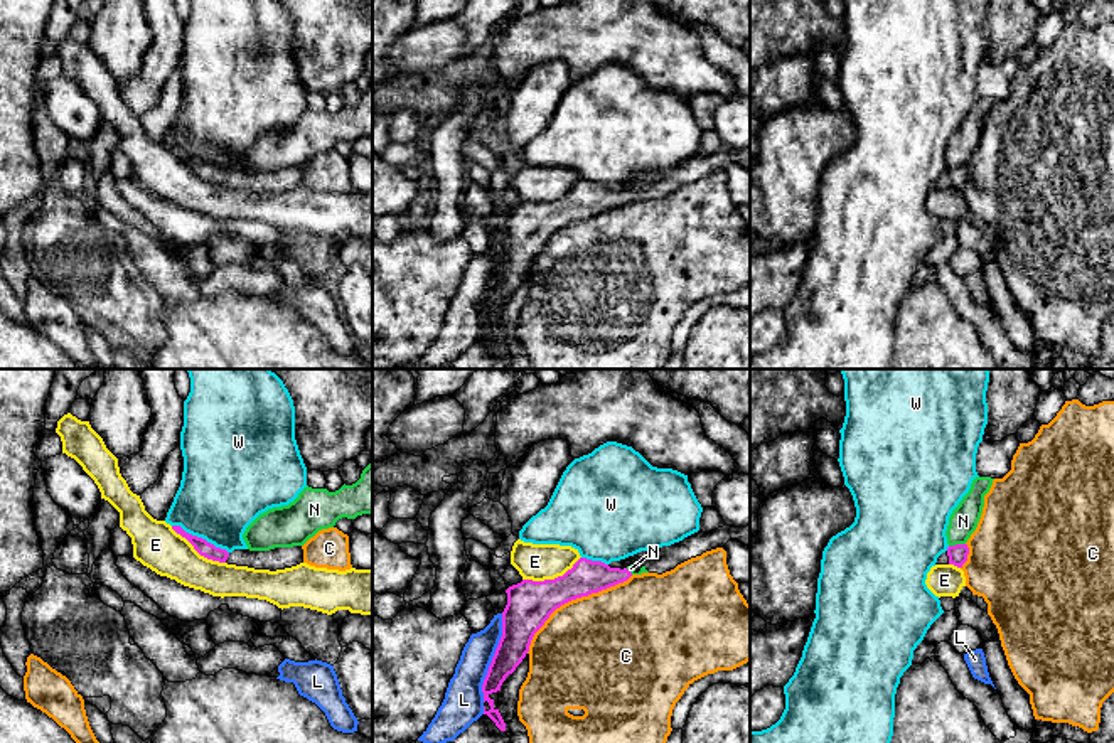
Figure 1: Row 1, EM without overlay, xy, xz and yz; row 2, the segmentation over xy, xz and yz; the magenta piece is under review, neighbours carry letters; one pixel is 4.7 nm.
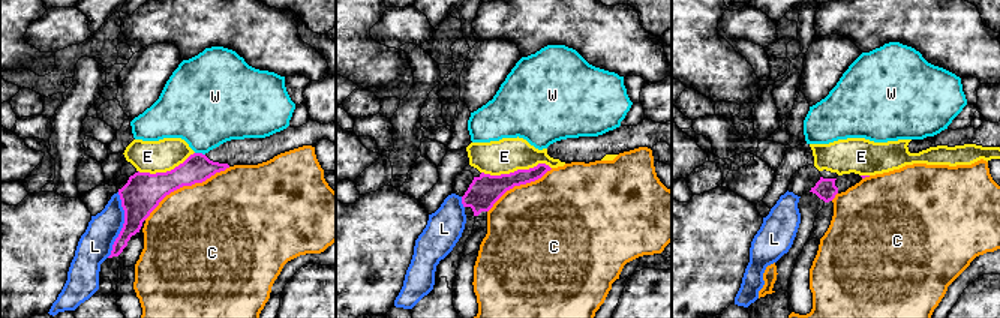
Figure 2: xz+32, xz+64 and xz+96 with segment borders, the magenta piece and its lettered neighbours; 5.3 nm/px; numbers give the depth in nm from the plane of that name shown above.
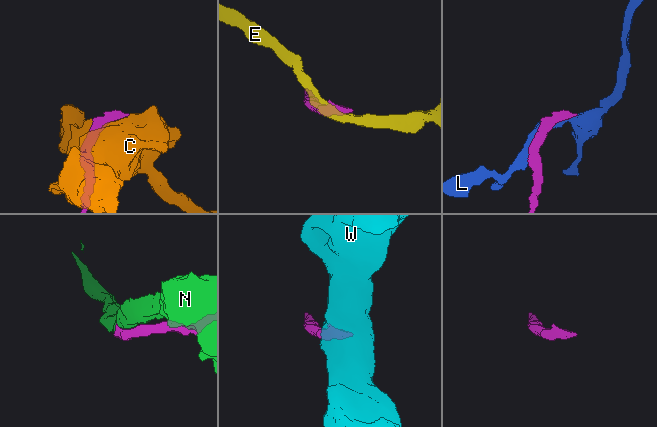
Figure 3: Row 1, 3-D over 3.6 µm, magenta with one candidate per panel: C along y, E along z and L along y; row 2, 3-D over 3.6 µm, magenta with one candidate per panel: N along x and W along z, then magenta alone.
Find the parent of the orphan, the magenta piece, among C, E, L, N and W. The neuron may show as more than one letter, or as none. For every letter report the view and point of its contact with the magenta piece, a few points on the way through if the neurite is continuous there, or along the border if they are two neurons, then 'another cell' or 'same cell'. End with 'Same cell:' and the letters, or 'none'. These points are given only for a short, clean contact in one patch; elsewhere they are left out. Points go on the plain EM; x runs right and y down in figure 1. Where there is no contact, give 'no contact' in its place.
C: xz (572, 221) | another cell
E: xz (551, 203) | along xz (580, 179), (562, 197), (543, 203), (523, 203) | another cell
L: xz (492, 280) | another cell
N: yz (956, 167) | another cell
W: xy (201, 160) | along xy (172, 147), (204, 160), (228, 176) | another cell
Same cell: none

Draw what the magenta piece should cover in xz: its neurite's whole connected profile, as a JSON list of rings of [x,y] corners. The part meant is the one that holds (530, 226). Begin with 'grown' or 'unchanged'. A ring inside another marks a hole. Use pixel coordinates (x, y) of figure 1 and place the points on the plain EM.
grown; [[[723,148],[711,155],[698,153],[671,168],[640,174],[610,187],[580,180],[563,199],[544,204],[522,202],[509,209],[506,212],[507,227],[502,234],[502,259],[482,307],[484,325],[487,323],[490,329],[489,334],[484,329],[484,337],[501,354],[506,354],[506,345],[489,318],[501,313],[506,300],[516,293],[529,275],[534,256],[556,231],[571,222],[624,206],[634,195],[639,195],[642,189],[649,195],[662,197],[706,174],[725,170],[728,163],[738,163],[750,170],[750,148]]]

